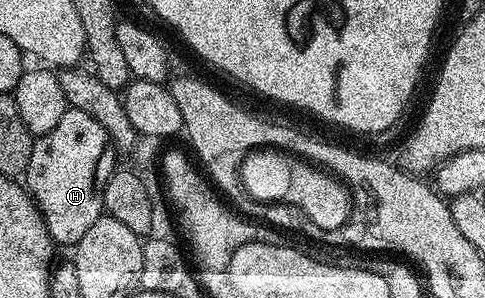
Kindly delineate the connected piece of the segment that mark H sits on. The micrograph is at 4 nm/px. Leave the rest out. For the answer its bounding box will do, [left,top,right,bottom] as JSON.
[23,107,115,246]

